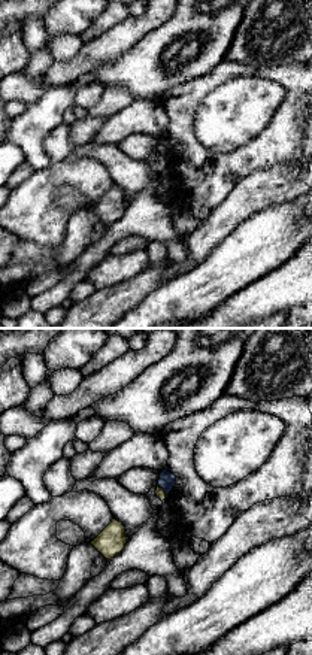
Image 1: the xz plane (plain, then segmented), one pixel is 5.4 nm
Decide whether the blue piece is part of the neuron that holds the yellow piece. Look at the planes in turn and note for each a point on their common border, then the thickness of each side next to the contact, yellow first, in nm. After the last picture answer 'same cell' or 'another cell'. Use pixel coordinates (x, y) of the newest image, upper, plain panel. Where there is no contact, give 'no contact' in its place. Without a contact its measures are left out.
meets yellow at (163, 155); 50 nm thick on the yellow side, 90 nm on the other

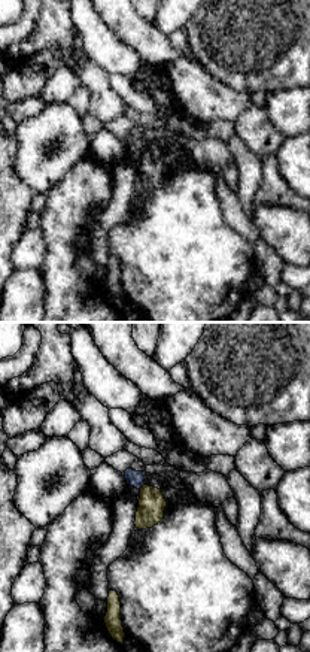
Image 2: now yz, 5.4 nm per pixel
meets yellow at (142, 152); 140 nm thick on the yellow side, 90 nm on the other

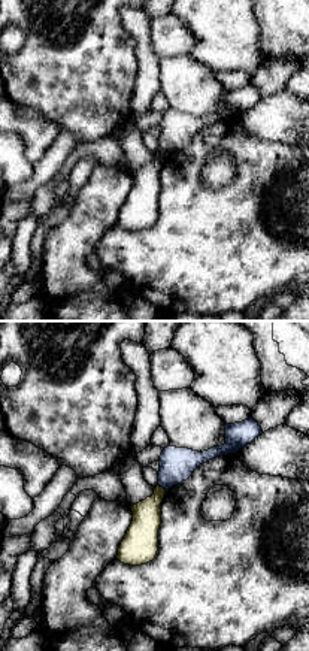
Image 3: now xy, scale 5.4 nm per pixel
meets yellow at (161, 153); 160 nm thick on the yellow side, 190 nm on the other

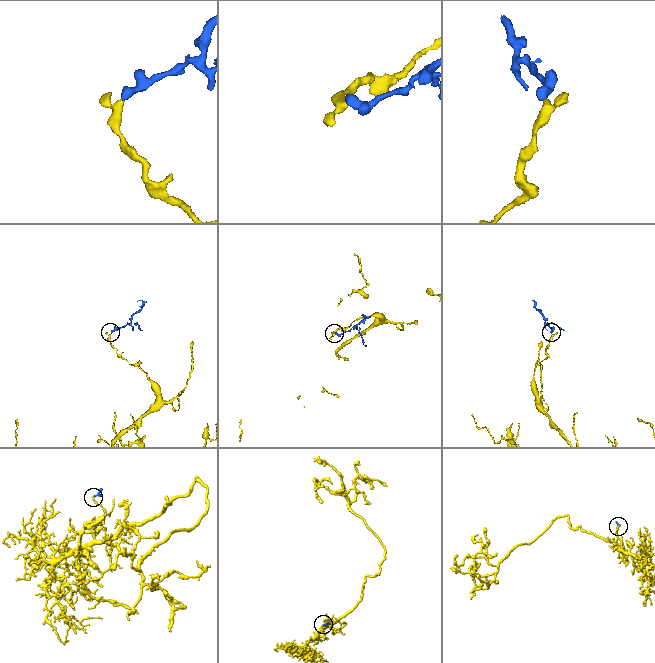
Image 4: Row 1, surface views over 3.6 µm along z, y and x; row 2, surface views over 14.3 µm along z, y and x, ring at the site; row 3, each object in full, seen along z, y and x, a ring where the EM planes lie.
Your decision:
another cell

